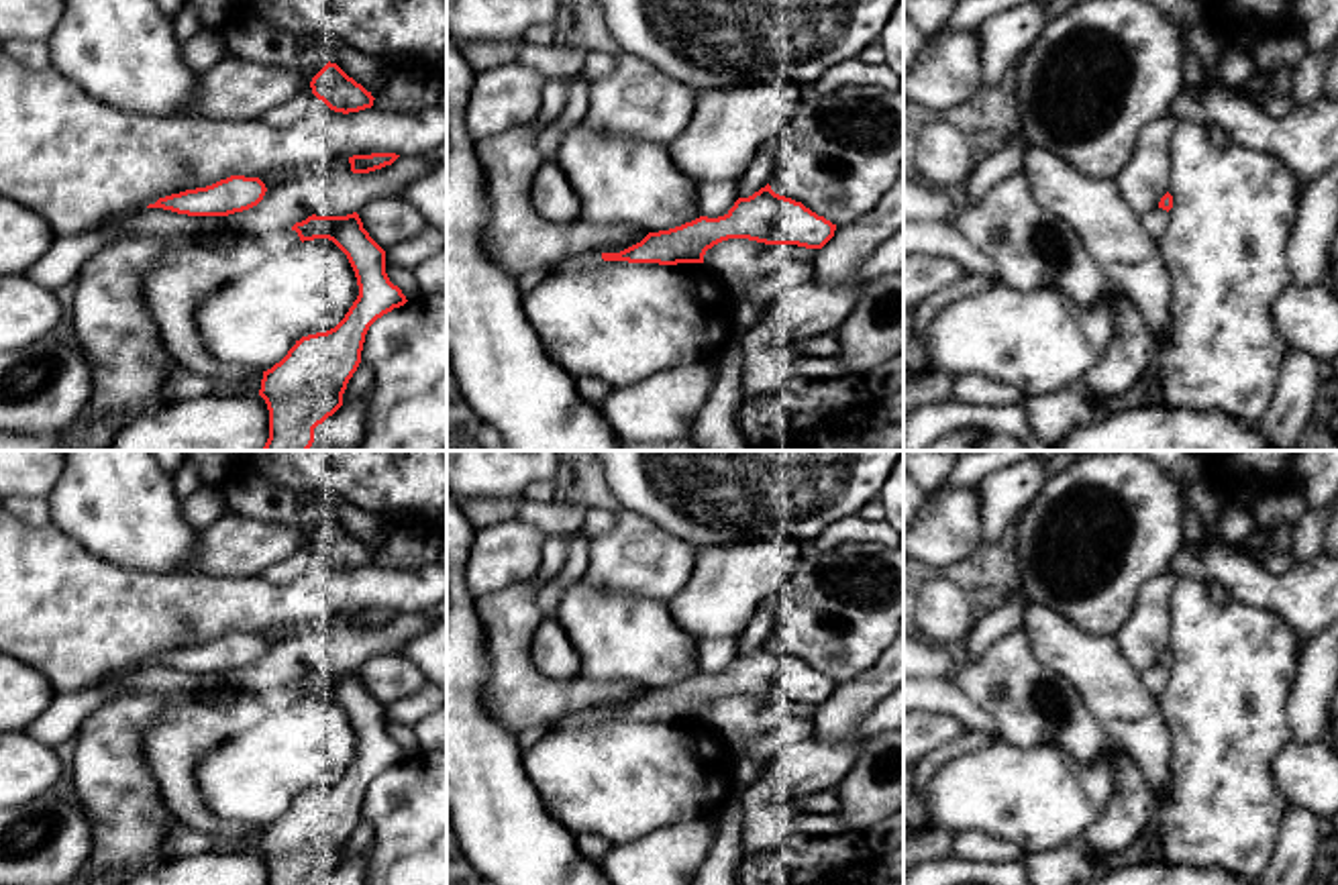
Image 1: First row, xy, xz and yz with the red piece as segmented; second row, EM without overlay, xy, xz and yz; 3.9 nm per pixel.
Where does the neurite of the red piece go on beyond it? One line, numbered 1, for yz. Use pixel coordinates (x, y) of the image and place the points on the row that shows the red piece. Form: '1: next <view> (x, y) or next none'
1: next none

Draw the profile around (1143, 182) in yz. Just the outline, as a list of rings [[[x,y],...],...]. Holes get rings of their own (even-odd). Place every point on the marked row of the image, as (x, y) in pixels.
[[[1173,114],[1150,120],[1138,137],[1136,149],[1124,169],[1114,177],[1120,194],[1142,216],[1159,208],[1169,192]]]

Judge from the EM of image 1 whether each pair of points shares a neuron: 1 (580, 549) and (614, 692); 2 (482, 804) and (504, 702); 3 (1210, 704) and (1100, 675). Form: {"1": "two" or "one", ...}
{"1": "two", "2": "two", "3": "two"}

